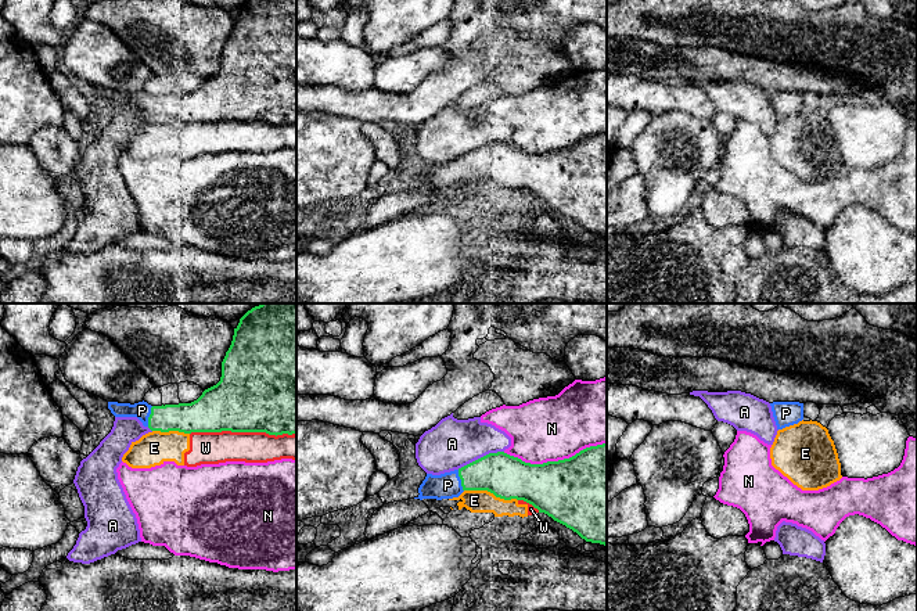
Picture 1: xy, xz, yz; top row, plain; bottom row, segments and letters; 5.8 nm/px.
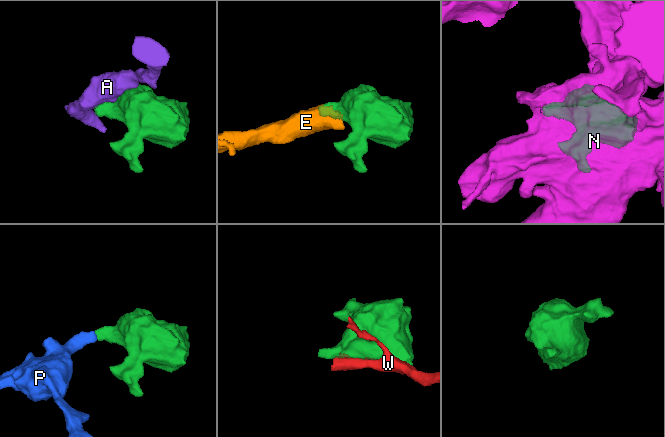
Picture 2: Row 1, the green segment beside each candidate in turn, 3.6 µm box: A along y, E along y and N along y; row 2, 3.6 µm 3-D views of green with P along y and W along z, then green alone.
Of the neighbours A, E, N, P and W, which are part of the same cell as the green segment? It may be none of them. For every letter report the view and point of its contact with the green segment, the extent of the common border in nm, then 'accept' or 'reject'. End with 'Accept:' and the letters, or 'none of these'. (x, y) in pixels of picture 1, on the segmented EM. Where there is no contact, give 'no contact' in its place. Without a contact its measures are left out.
A: contact xz (481, 457); length 300 nm; reject
E: contact xz (491, 492); length 320 nm; reject
N: contact xz (554, 462); length 600 nm; reject
P: contact xz (461, 481); length 130 nm; accept
W: contact xy (243, 431); length 600 nm; reject
Accept: P

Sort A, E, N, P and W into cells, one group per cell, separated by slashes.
A / E W / N / P

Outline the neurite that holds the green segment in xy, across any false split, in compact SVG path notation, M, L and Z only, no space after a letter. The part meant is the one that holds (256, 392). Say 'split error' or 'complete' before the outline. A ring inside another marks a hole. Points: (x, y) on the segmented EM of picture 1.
split error | M260 303L234 328L220 381L191 403L151 406L108 402L115 417L137 417L151 431L296 435L296 303Z

